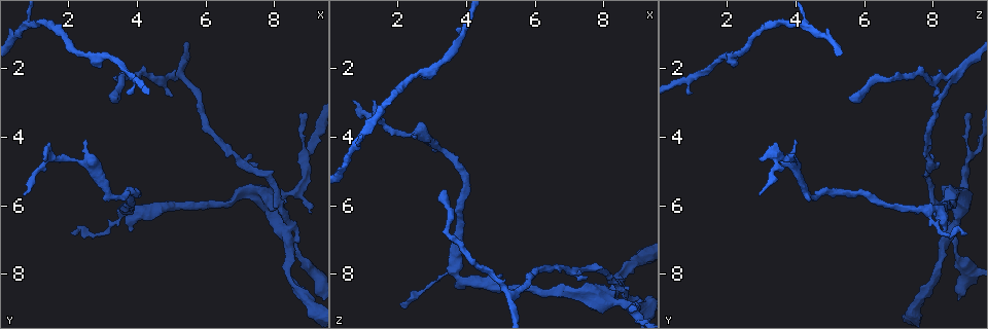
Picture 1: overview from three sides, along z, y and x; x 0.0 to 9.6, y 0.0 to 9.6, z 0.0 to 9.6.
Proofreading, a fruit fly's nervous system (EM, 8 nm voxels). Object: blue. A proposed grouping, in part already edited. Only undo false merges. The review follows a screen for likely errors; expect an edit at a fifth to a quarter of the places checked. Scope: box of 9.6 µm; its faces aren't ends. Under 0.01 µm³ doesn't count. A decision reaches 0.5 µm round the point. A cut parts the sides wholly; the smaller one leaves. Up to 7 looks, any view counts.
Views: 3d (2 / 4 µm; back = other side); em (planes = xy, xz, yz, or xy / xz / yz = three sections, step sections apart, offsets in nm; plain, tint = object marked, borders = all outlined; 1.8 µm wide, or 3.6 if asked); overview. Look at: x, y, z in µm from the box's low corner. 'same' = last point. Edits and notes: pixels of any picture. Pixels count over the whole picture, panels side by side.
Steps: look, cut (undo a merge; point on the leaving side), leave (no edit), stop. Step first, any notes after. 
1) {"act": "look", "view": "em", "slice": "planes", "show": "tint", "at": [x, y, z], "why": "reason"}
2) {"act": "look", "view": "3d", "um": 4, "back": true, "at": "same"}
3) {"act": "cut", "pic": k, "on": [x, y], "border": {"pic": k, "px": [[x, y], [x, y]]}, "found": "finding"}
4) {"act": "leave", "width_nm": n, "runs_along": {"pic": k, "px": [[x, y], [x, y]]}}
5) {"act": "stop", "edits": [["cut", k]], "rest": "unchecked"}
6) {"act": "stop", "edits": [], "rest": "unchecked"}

{"act": "look", "view": "3d", "um": 4, "at": [0.75, 0.70, 4.25], "why": "side arm on a straight run"}

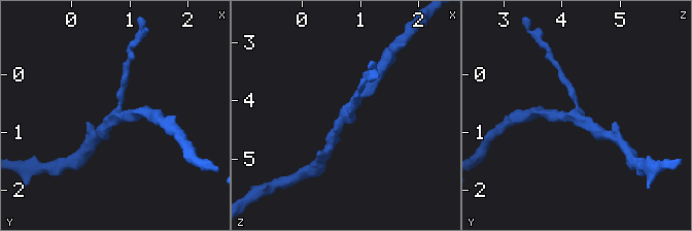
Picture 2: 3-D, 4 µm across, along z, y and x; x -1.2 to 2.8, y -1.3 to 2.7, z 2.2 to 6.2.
{"act": "look", "view": "em", "slice": "planes", "show": "tint", "at": [0.80, 0.75, 4.20], "arms": 3}

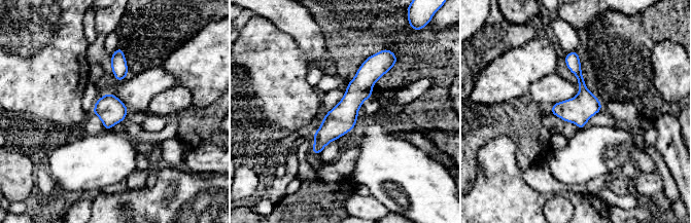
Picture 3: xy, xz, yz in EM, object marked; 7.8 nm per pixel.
{"act": "leave", "width_nm": 220, "found": "all the same neuron"}

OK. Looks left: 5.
{"act": "look", "view": "3d", "um": 2, "at": [3.65, 6.20, 7.90], "why": "three-way junction"}

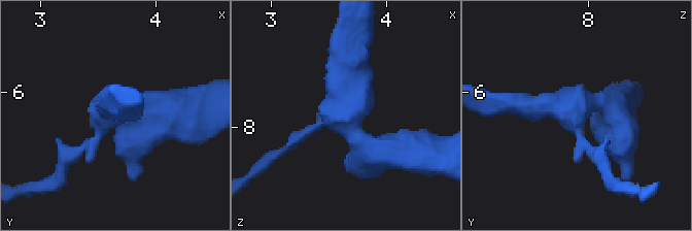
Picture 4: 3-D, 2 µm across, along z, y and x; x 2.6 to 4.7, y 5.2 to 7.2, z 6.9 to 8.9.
{"act": "look", "view": "em", "slice": "planes", "show": "tint", "at": [3.66, 6.12, 7.90]}

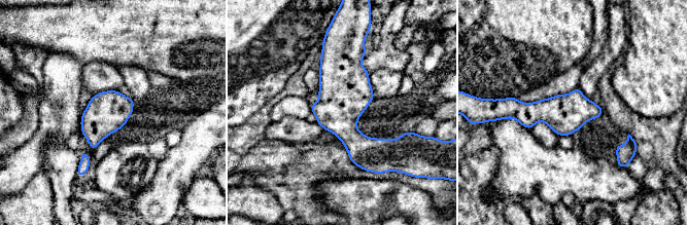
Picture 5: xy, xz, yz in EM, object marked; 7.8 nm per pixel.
{"act": "leave", "found": "one neuron here"}

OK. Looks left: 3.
{"act": "look", "view": "3d", "um": 2, "at": [8.25, 6.60, 8.55], "why": "calibre changes"}

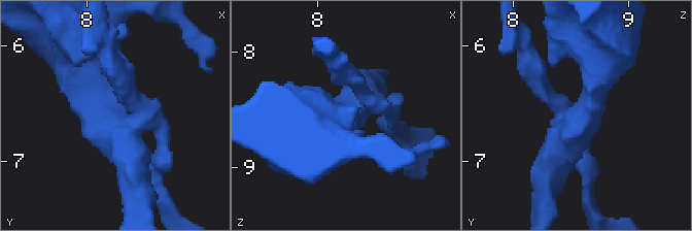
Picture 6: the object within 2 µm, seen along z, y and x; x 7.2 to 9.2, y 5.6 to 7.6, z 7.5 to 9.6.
{"act": "look", "view": "em", "slice": "planes", "show": "tint", "at": [8.26, 6.66, 8.52]}

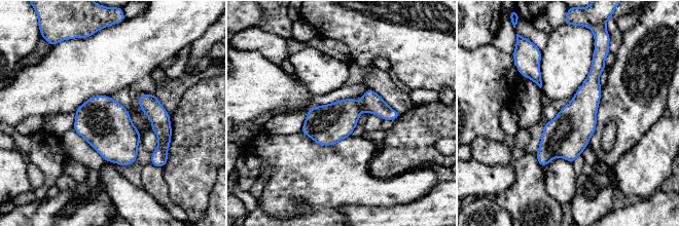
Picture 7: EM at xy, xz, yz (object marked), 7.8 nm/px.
{"act": "cut", "pic": 7, "on": [370, 102], "part_leaving": {"pic": 7, "px": [[145, 96], [163, 128], [153, 159]]}, "found": "two neurons meet here"}

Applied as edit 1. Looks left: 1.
{"act": "stop", "edits": [["cut", 7]], "rest": "unchecked"}

